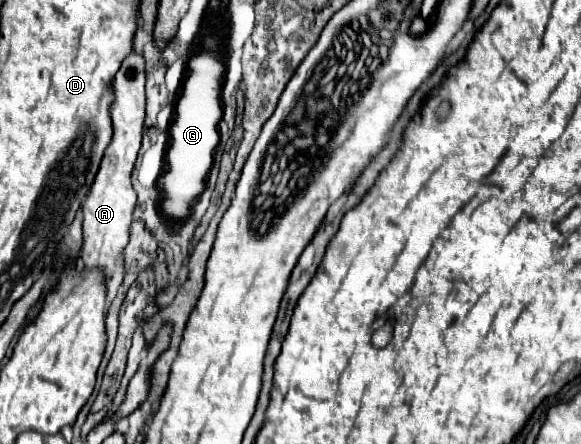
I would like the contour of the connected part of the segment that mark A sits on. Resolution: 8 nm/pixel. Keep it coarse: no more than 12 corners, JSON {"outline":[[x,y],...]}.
{"outline":[[144,57],[114,79],[108,145],[84,211],[82,263],[112,277],[136,205]]}

